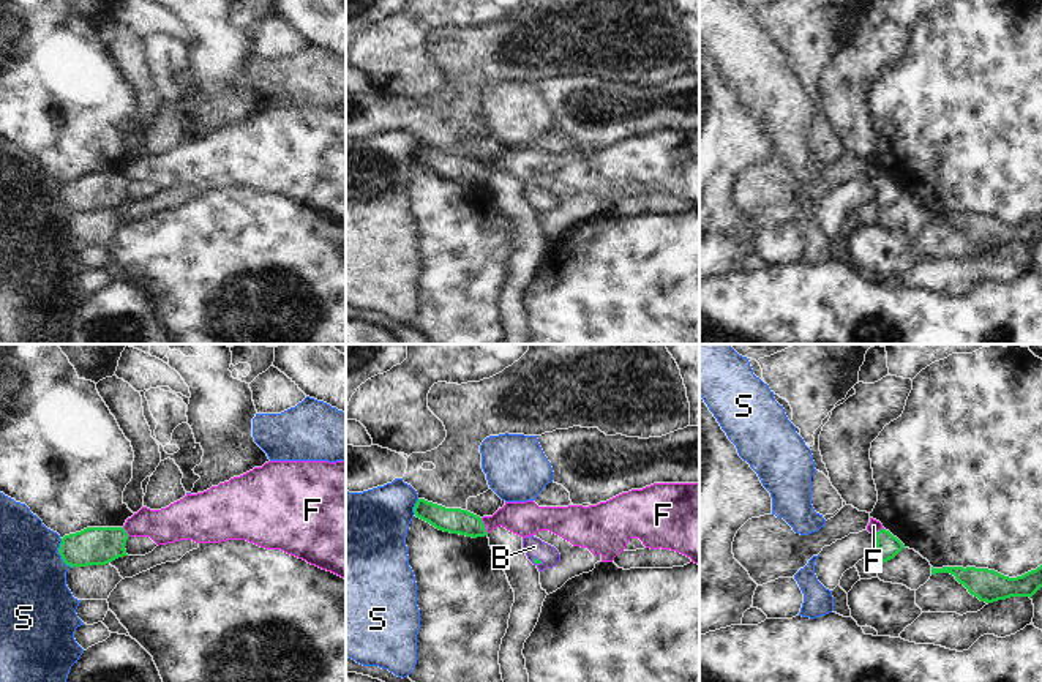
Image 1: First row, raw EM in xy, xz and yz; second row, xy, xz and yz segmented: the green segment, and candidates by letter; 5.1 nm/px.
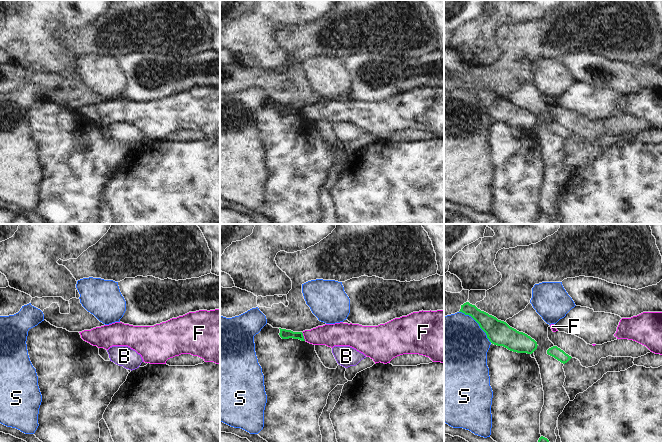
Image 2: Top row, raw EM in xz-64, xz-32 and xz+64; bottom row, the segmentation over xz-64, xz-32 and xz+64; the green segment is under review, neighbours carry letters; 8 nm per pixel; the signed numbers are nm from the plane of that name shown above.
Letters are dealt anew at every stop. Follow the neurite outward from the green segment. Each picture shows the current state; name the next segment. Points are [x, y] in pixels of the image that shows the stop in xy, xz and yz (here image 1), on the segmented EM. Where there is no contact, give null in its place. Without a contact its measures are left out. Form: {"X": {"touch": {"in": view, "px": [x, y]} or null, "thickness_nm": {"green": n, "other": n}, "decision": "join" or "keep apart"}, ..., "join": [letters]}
{"B": {"touch": {"in": "xz", "px": [535, 558]}, "thickness_nm": {"green": 20, "other": 100}, "decision": "join"}, "F": {"touch": {"in": "xz", "px": [483, 526]}, "thickness_nm": {"green": 130, "other": 180}, "decision": "keep apart"}, "S": {"touch": {"in": "xy", "px": [60, 554]}, "thickness_nm": {"green": 190, "other": 360}, "decision": "keep apart"}, "join": ["B"]}

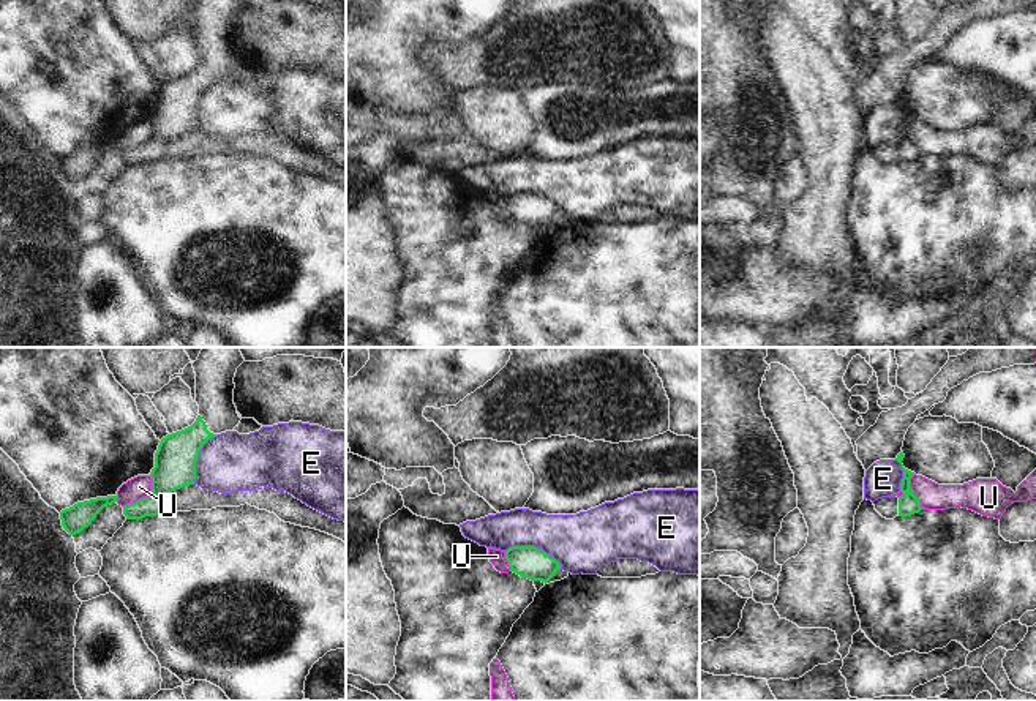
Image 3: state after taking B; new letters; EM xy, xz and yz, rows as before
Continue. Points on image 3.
{"E": {"touch": {"in": "xz", "px": [534, 547]}, "thickness_nm": {"green": 160, "other": 300}, "decision": "keep apart"}, "U": {"touch": {"in": "xy", "px": [146, 498]}, "thickness_nm": {"green": 200, "other": 120}, "decision": "keep apart"}, "join": []}

